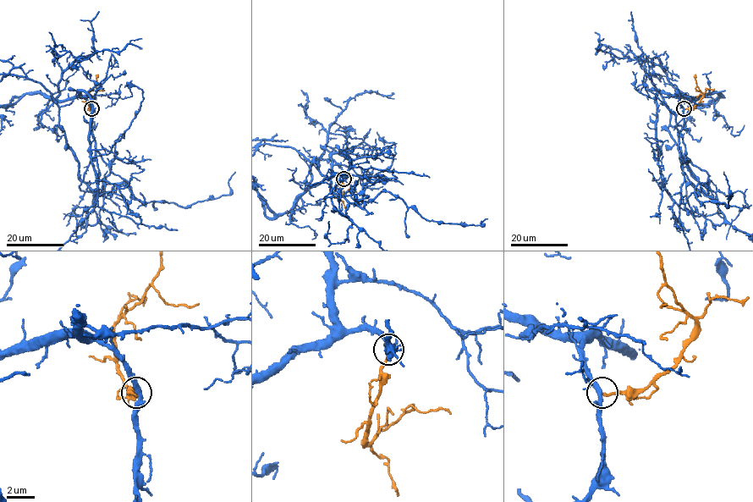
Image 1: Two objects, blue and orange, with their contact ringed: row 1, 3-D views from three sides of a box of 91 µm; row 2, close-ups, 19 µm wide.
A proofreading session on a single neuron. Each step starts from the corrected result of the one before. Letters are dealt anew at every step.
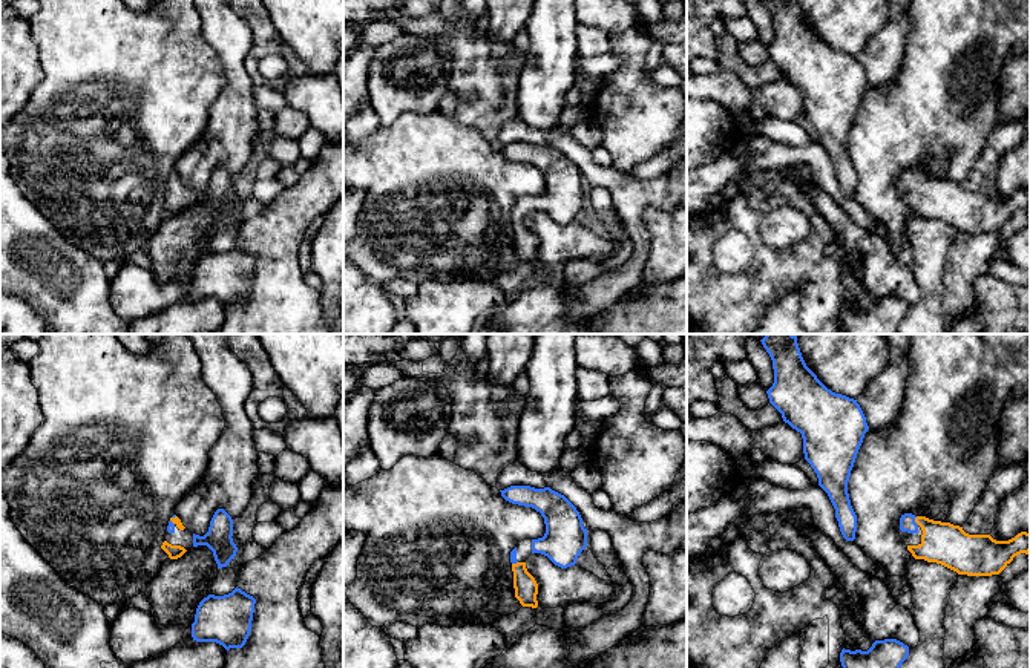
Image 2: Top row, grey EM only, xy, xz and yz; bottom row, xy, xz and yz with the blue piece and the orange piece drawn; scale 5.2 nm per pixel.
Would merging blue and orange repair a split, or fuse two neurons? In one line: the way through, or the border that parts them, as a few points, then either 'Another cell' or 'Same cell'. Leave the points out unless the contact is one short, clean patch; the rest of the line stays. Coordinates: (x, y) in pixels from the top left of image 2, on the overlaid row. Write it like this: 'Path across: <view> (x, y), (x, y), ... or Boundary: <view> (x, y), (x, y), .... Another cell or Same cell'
Path across: yz (908, 523), (914, 521), (921, 521), (943, 543). Same cell

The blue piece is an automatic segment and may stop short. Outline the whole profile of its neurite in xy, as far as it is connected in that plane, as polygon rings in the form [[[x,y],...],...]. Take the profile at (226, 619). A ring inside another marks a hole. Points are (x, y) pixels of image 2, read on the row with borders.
[[[241,588],[224,596],[204,598],[192,624],[196,642],[216,642],[227,651],[242,648],[251,631],[256,599]]]

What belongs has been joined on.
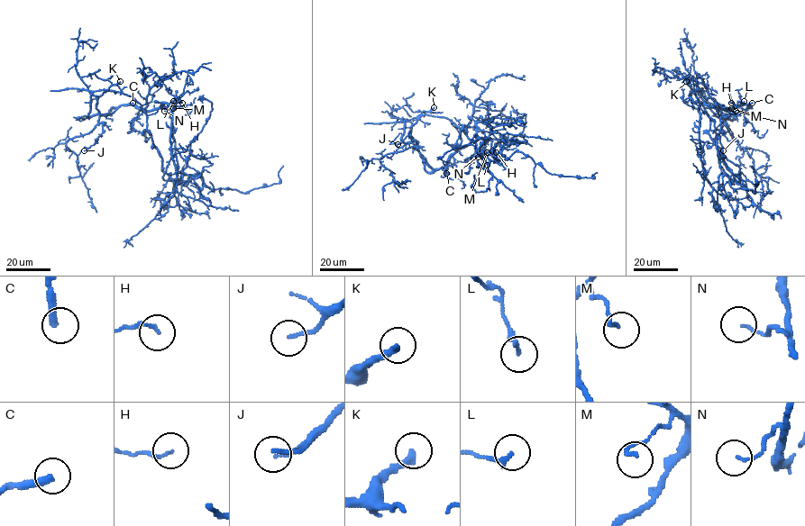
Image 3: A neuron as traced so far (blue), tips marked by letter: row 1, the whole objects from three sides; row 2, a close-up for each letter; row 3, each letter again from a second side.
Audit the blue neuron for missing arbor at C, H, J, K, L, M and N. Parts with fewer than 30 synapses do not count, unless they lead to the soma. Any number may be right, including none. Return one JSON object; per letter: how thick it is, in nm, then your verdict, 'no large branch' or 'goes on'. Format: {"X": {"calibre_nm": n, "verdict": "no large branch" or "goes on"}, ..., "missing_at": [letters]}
{"C": {"calibre_nm": 320, "verdict": "goes on"}, "H": {"calibre_nm": 130, "verdict": "no large branch"}, "J": {"calibre_nm": 150, "verdict": "goes on"}, "K": {"calibre_nm": 280, "verdict": "goes on"}, "L": {"calibre_nm": 170, "verdict": "no large branch"}, "M": {"calibre_nm": 130, "verdict": "no large branch"}, "N": {"calibre_nm": 90, "verdict": "no large branch"}, "missing_at": ["C", "J", "K"]}

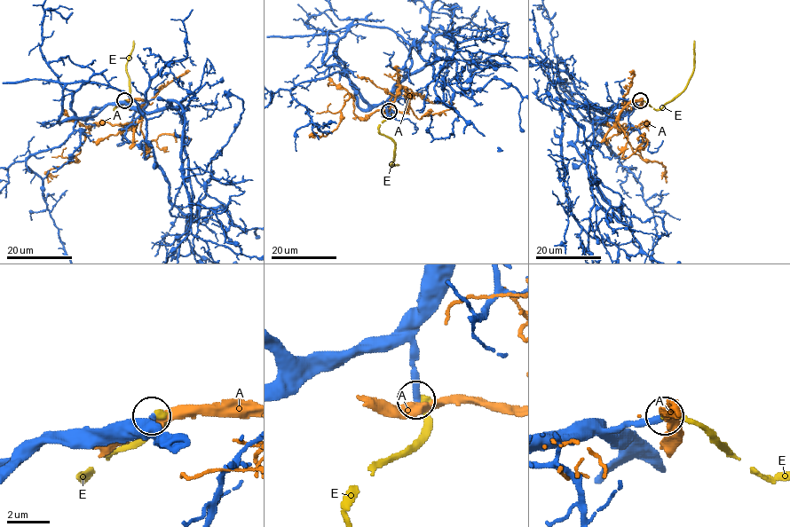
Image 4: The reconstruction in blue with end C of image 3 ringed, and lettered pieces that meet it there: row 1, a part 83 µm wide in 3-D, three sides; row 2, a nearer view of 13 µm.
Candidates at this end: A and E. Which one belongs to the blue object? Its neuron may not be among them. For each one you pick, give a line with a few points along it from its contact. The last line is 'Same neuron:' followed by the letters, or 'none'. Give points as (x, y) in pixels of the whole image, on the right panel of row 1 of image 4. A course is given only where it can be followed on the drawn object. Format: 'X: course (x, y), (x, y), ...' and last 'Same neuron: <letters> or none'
Same neuron: none

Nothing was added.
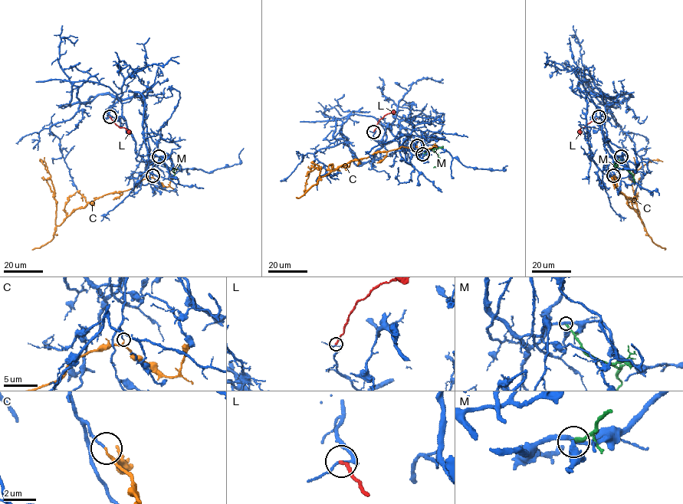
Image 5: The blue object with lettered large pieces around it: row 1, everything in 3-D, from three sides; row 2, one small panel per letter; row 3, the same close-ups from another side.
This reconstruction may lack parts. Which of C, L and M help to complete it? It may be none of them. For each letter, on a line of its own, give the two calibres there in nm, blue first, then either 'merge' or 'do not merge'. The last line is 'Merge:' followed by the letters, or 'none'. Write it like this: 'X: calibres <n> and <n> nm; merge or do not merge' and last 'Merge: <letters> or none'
C: calibres 120 and 110 nm; do not merge
L: calibres 120 and 190 nm; do not merge
M: calibres 300 and 240 nm; do not merge
Merge: none

